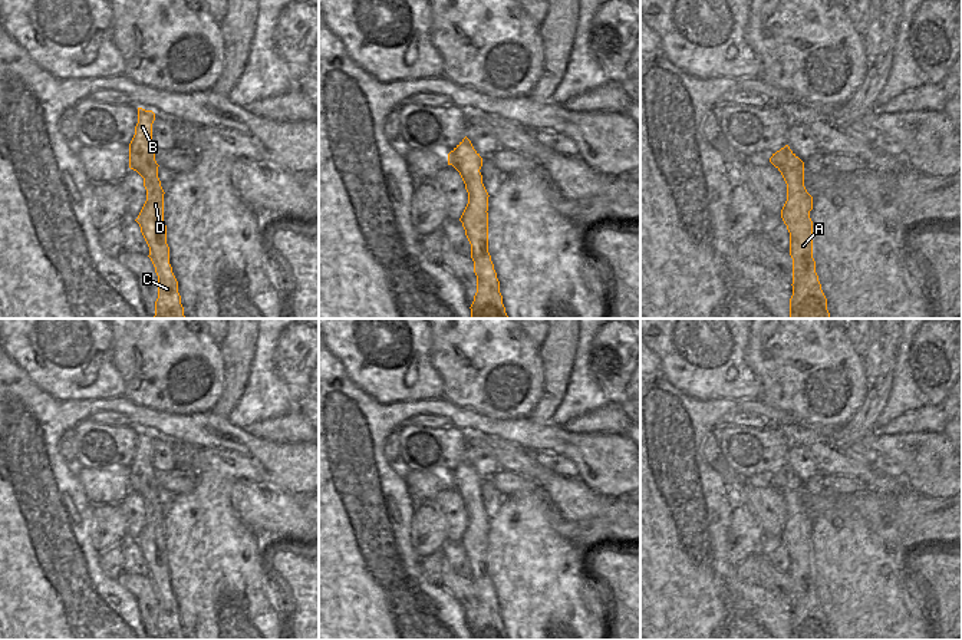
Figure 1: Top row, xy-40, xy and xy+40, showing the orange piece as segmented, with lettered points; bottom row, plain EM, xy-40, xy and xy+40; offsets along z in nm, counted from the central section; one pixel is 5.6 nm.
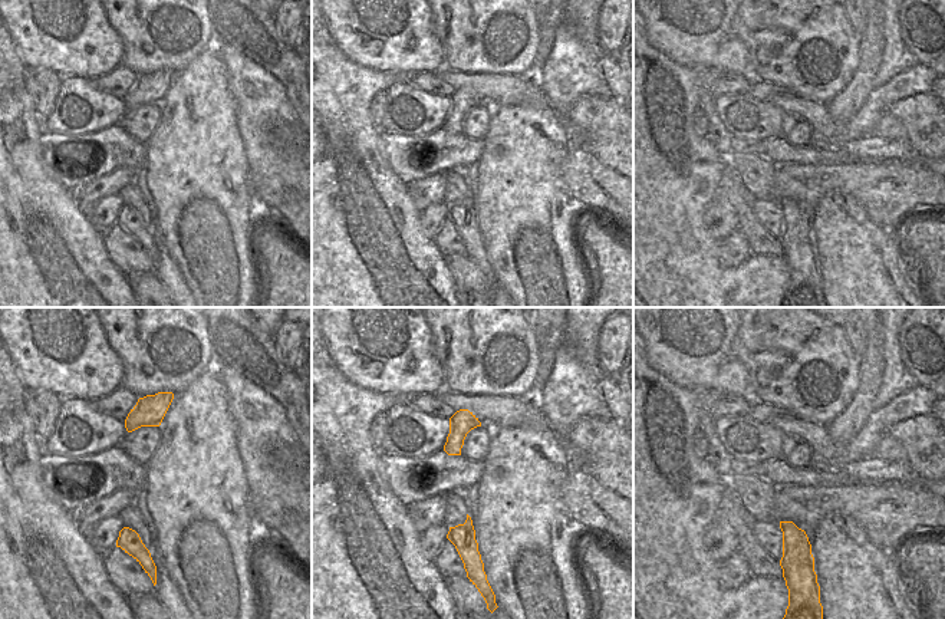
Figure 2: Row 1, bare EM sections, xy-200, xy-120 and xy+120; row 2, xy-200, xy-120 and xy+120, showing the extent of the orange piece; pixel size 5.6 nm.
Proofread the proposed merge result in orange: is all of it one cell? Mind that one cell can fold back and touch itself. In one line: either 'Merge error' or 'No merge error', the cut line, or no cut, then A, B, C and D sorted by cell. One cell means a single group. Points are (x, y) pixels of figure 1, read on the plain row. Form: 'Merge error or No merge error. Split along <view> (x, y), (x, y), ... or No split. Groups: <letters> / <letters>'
Merge error. Split along xy (487, 534), (483, 543), (475, 538), (468, 547), (463, 546). Groups: A C / B D

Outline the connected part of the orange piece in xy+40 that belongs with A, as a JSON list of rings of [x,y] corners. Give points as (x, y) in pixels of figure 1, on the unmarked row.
[[[810,534],[805,538],[798,537],[787,551],[793,580],[790,640],[830,640],[827,620],[821,611],[813,580],[813,542]]]

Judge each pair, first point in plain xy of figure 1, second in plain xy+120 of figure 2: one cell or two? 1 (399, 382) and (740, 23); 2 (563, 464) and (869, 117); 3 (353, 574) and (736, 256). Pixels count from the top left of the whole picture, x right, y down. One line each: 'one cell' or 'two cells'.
1: two cells
2: two cells
3: two cells

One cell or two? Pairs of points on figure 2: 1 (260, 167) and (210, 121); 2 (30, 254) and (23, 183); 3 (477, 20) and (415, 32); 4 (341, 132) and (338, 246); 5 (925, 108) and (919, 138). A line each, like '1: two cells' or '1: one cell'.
1: two cells
2: one cell
3: two cells
4: one cell
5: one cell

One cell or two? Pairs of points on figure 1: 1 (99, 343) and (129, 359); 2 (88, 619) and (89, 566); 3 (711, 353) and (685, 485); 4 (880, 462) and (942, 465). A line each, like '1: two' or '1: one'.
1: two
2: one
3: two
4: two

